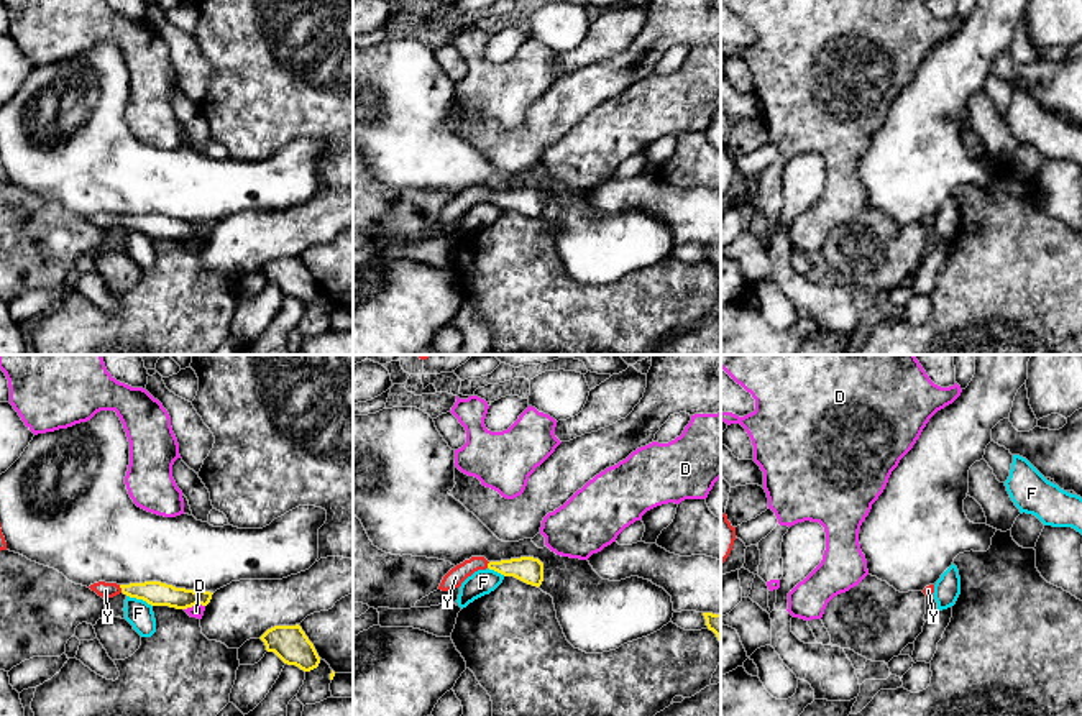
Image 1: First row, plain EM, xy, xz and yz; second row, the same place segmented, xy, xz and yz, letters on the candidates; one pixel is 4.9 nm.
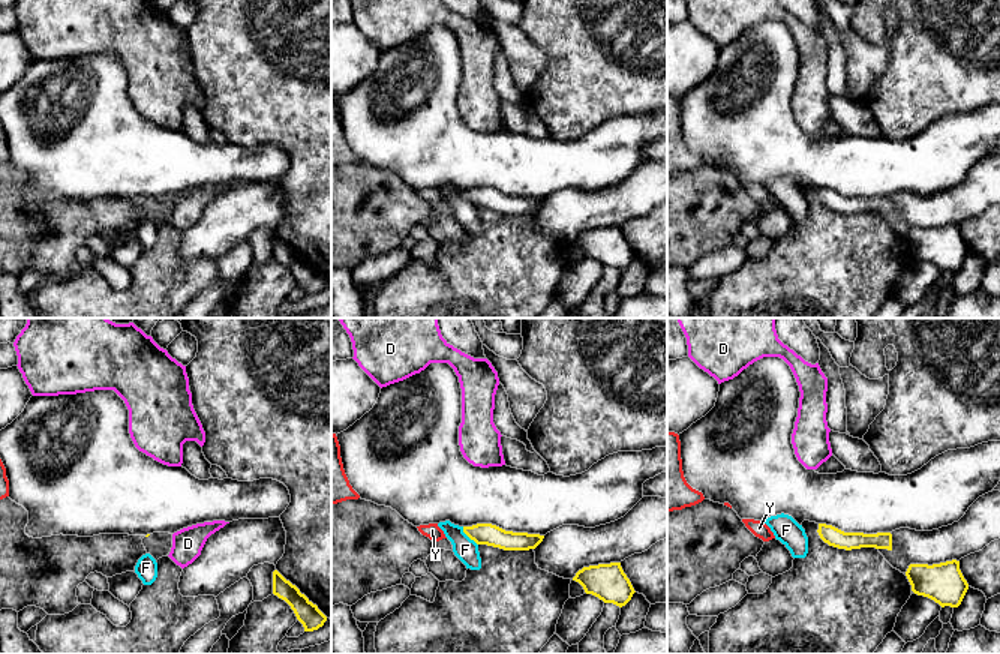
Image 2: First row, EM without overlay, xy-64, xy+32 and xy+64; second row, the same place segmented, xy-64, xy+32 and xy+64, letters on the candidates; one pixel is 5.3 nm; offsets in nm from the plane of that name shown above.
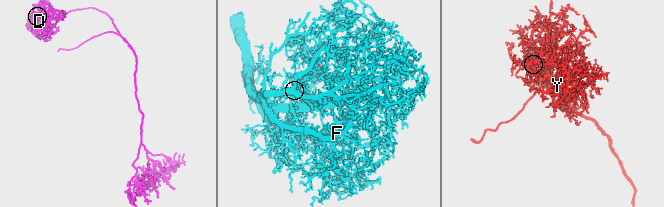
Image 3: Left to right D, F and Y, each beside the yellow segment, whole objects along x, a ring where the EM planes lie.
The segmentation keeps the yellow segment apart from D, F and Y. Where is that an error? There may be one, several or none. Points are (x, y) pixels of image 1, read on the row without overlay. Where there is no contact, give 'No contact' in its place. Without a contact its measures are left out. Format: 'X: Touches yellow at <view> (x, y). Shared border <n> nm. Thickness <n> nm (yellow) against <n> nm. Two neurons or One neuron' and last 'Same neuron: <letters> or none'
D: Touches yellow at xy (194, 237). Shared border 110 nm. Thickness 120 nm (yellow) against 60 nm. Two neurons
F: Touches yellow at xy (140, 230). Shared border 140 nm. Thickness 120 nm (yellow) against 140 nm. Two neurons
Y: Touches yellow at xy (120, 219). Shared border 40 nm. Thickness 120 nm (yellow) against 80 nm. One neuron
Same neuron: Y

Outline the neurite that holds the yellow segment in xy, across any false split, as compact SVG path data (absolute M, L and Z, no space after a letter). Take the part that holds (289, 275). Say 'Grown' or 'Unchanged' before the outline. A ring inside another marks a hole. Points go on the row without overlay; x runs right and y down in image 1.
Unchanged. M299 256L274 258L259 269L268 284L274 284L284 296L304 304L319 299L320 289Z

